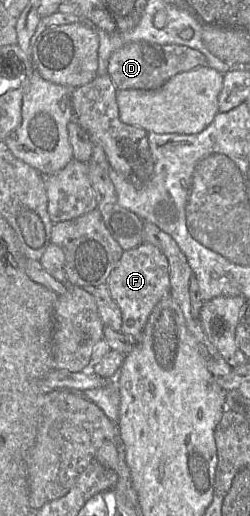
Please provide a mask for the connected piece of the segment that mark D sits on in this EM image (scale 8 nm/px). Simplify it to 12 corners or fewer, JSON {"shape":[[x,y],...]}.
{"shape":[[145,40],[114,51],[117,90],[156,90],[207,66],[200,51]]}

